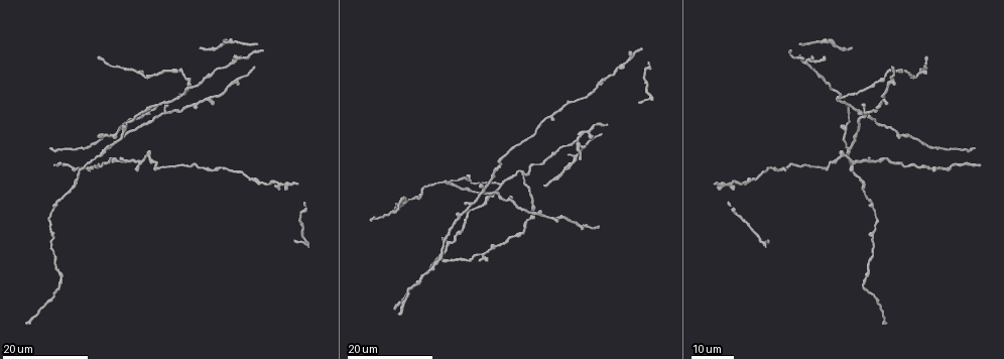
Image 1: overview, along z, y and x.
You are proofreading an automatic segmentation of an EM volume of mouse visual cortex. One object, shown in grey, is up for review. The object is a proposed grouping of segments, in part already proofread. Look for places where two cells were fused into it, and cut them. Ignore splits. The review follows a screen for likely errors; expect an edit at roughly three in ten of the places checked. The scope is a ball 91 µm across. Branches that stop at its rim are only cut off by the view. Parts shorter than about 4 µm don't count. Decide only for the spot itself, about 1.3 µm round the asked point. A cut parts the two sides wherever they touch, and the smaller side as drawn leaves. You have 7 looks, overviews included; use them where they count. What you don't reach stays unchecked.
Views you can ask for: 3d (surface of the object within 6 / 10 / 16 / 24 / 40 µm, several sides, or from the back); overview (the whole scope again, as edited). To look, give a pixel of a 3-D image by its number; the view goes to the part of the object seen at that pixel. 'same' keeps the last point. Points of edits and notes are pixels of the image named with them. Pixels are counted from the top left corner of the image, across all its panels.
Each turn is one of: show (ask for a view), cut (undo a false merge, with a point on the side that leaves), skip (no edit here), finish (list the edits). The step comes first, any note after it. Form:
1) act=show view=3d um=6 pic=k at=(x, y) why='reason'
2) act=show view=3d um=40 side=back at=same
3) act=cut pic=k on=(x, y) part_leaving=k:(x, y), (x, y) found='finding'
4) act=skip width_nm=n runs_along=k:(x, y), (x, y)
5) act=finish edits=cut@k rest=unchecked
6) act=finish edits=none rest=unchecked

act=show view=3d um=16 pic=1 at=(448, 184) why='three arms meet'

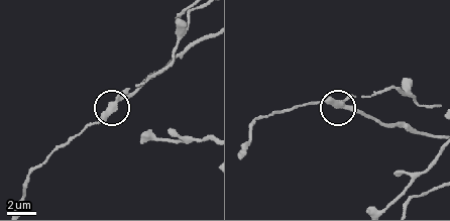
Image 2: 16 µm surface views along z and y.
act=show view=3d um=6 pic=2 at=(118, 98)

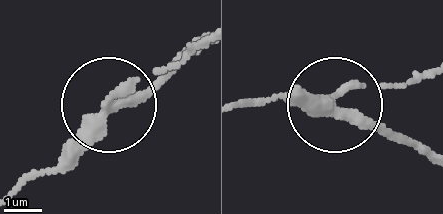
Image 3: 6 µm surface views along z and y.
act=cut pic=3 on=(144, 92) arms=3 part_leaving=3:(328, 102), (431, 156) found='two cells meet here'

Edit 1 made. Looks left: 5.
act=show view=3d um=24 pic=1 at=(125, 122) why='calibre changes'

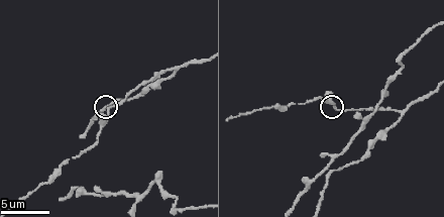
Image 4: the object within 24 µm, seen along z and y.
act=show view=3d um=6 pic=4 at=(332, 106)

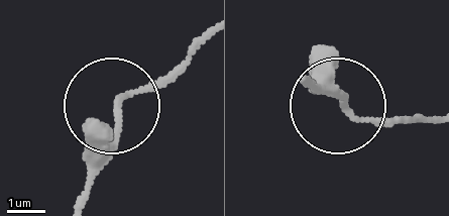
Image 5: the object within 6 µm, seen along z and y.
act=skip width_nm=150 runs_along=5:(201, 40), (124, 98), (111, 156), (85, 201) found='continuous, no second cell'

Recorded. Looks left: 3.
act=show view=3d um=10 pic=4 at=(175, 67) why='branch point'

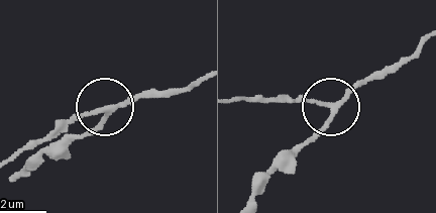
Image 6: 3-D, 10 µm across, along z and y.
act=show view=3d um=10 side=back pic=6 at=(330, 105)

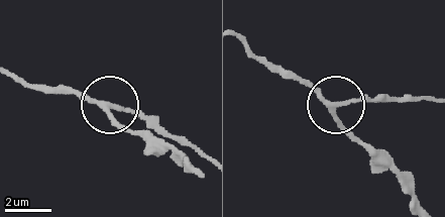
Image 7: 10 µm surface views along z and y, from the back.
act=skip arms=3 runs_along=7:(201, 173), (156, 153), (108, 105), (72, 88) found='continuous, no second cell'

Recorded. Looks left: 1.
act=finish edits=cut@3 rest=unchecked

